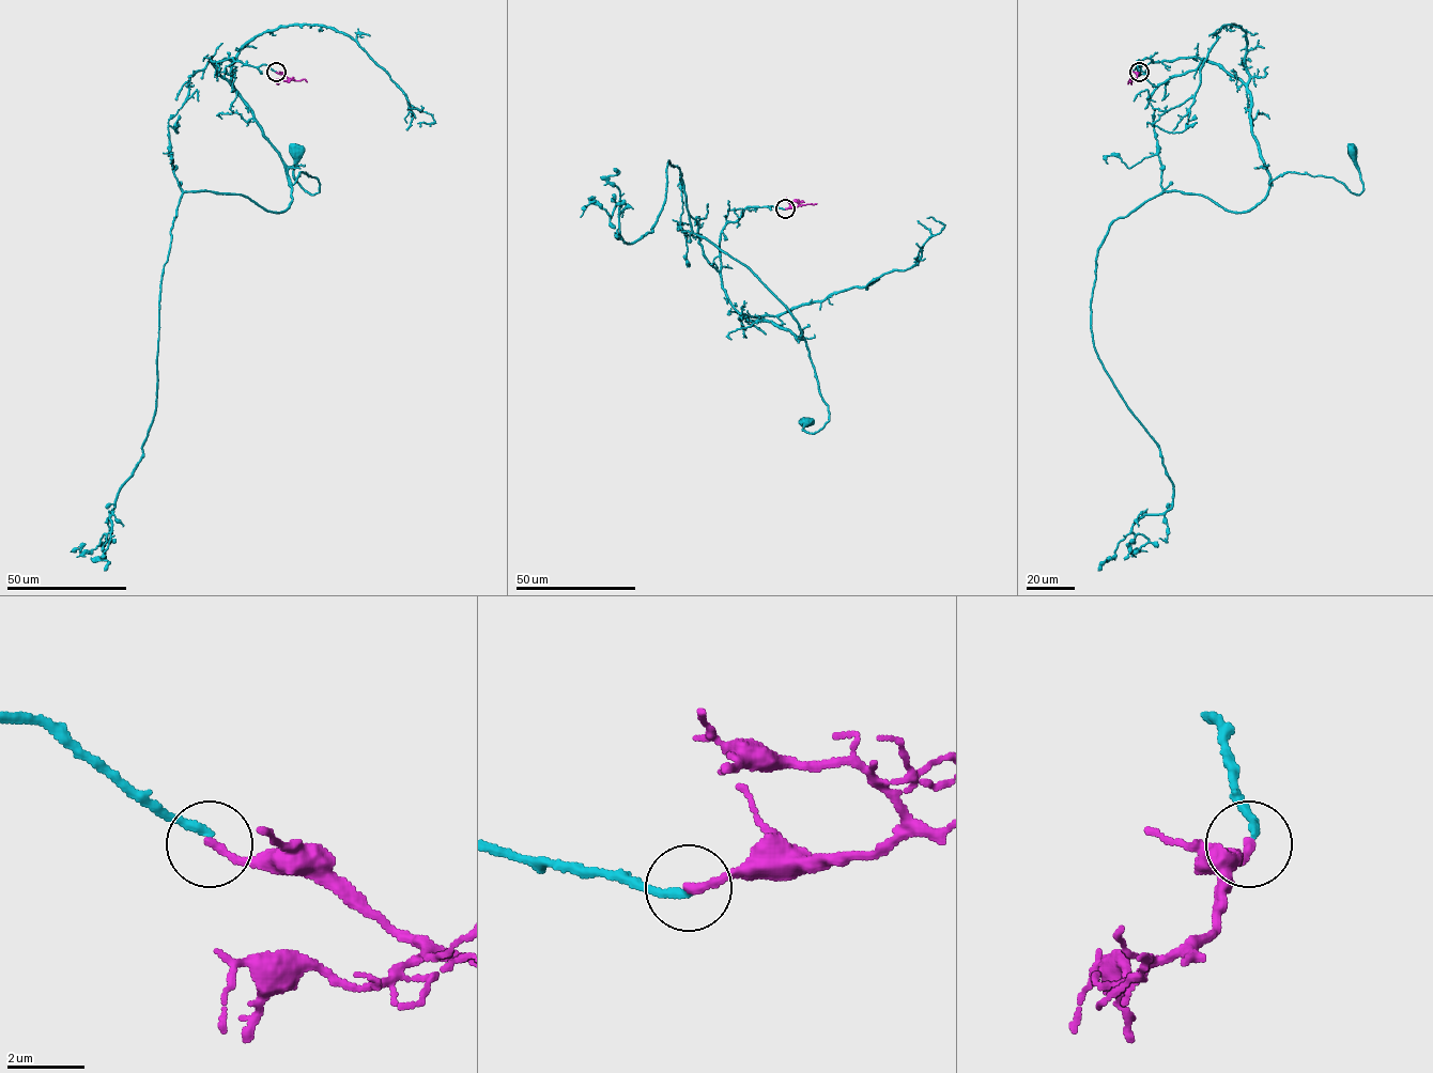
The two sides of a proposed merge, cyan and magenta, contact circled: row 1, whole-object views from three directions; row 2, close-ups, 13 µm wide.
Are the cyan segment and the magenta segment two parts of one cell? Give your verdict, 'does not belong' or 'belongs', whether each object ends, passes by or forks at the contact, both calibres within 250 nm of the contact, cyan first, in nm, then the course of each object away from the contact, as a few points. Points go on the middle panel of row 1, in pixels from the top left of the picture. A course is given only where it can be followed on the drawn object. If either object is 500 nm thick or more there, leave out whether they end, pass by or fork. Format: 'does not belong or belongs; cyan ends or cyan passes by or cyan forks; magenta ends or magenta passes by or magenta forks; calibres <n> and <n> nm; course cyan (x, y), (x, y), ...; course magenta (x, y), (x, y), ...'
does not belong; cyan ends; magenta ends; calibres 200 and 220 nm; course cyan (785, 208), (748, 206), (728, 222), (721, 275), (741, 315), (805, 341), (829, 413), (813, 433), (805, 422); course magenta (785, 208), (817, 203)

